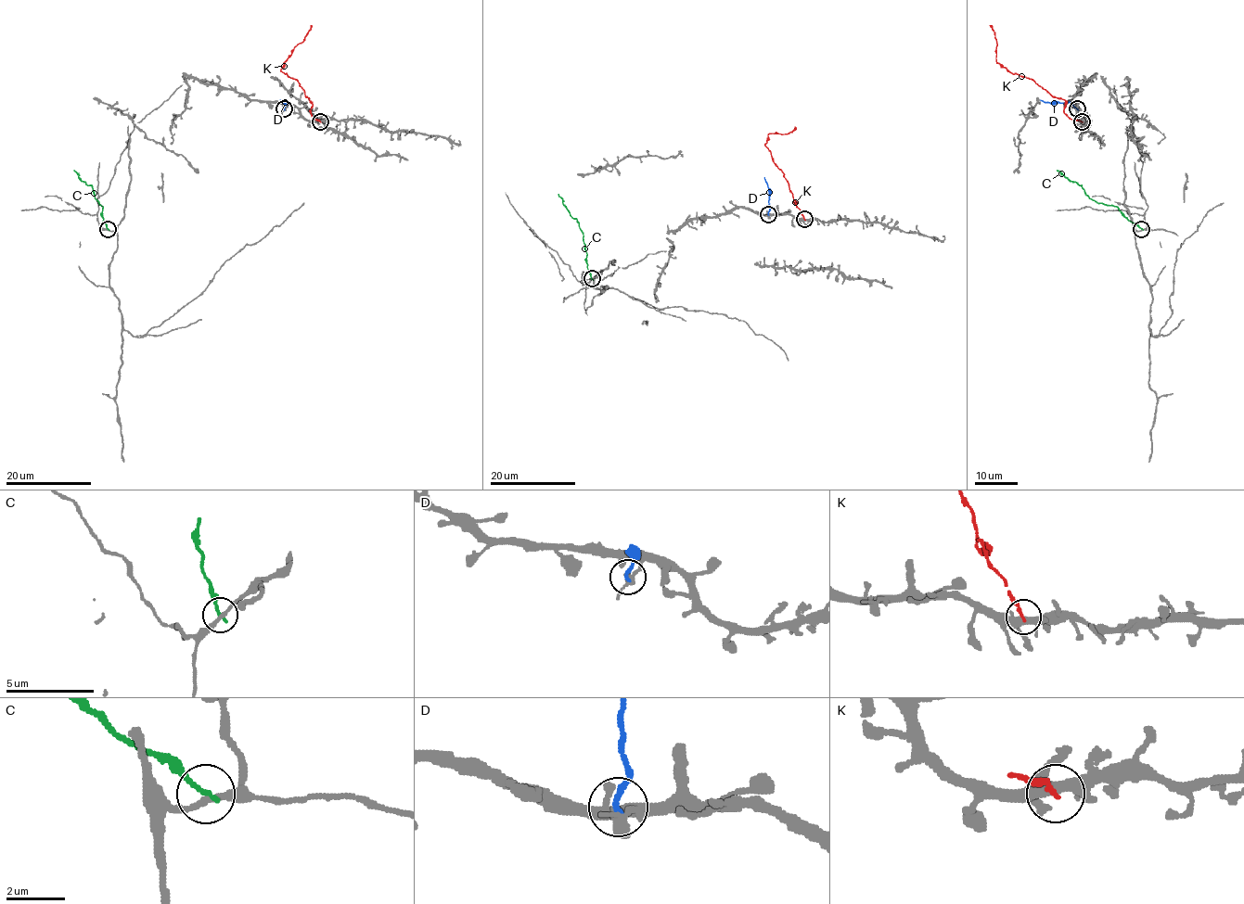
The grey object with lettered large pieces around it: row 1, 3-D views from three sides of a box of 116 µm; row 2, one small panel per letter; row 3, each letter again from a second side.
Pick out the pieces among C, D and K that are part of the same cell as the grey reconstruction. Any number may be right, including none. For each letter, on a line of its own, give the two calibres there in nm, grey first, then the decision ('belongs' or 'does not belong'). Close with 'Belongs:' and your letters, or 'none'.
C: 220/180 nm | does not belong
D: 300/190 nm | does not belong
K: 360/160 nm | does not belong
Belongs: none

